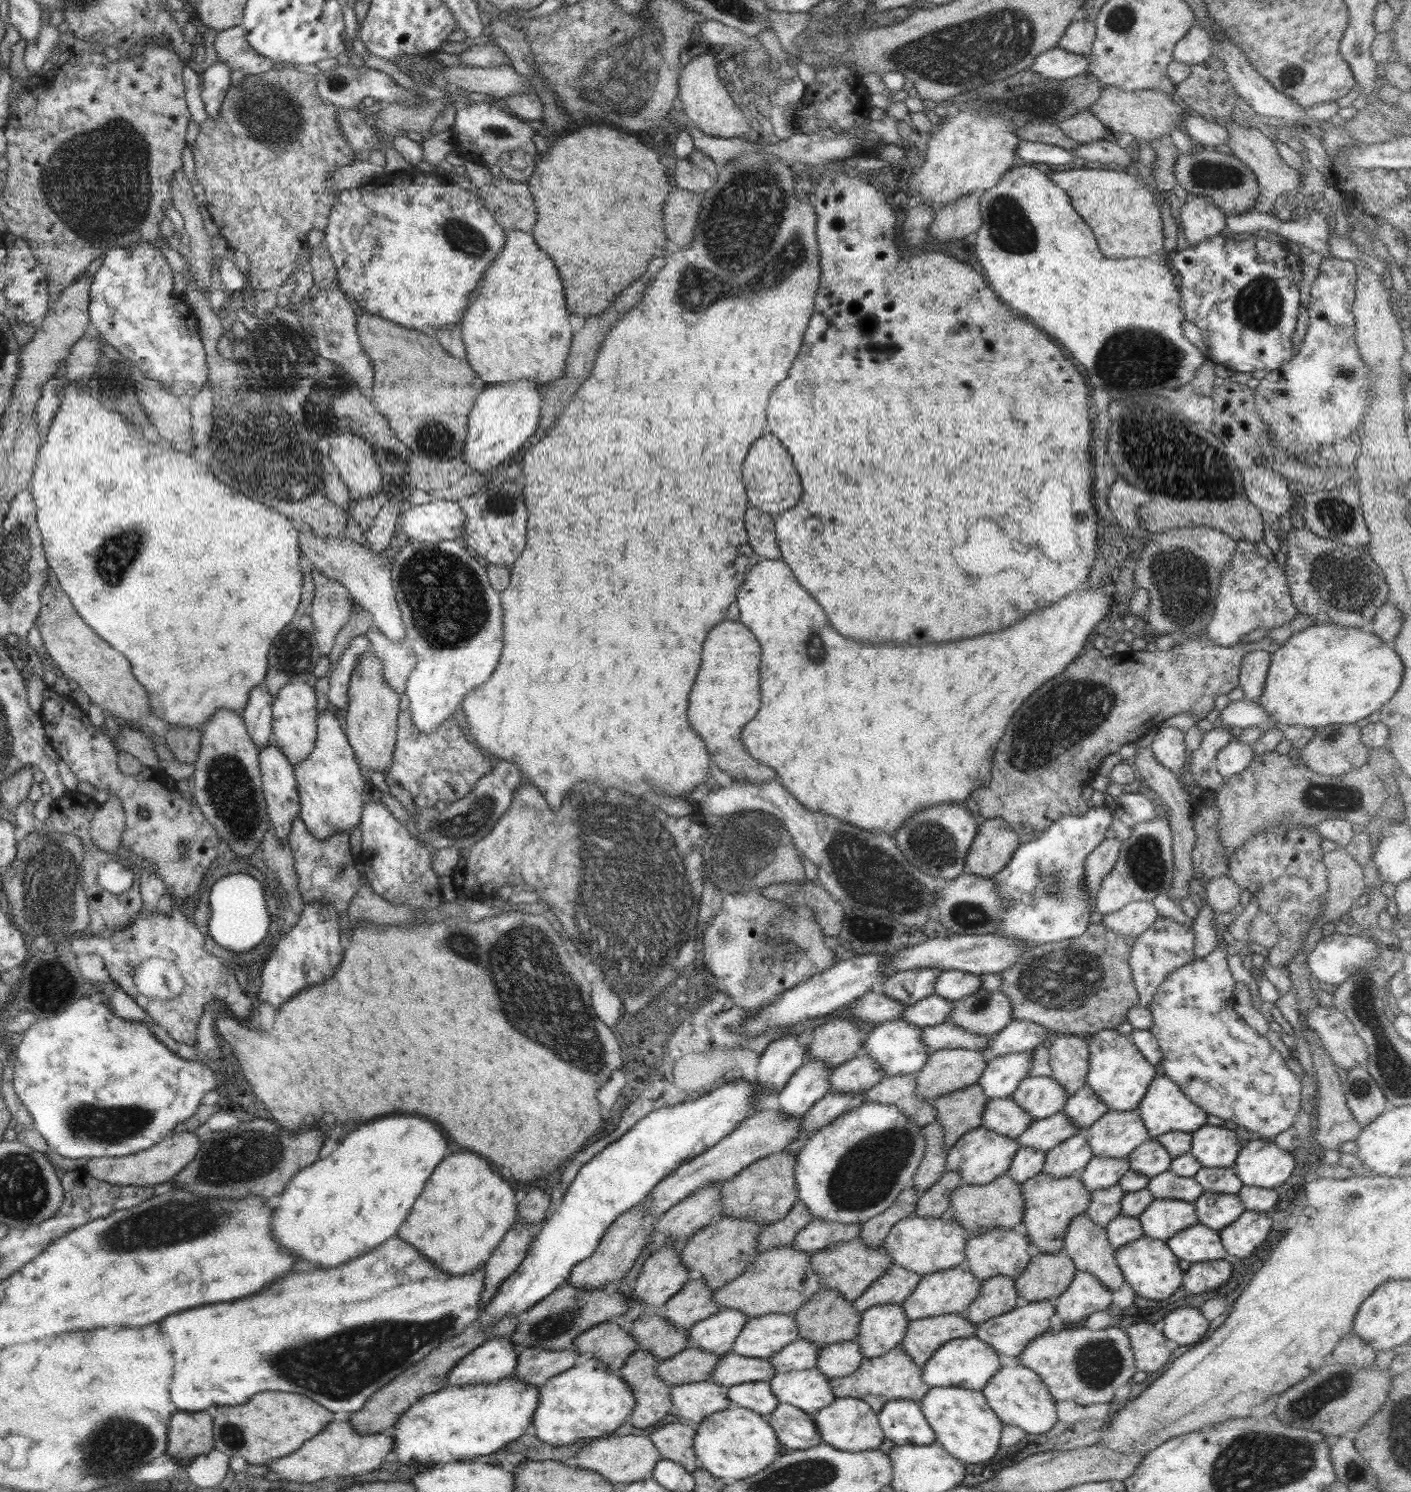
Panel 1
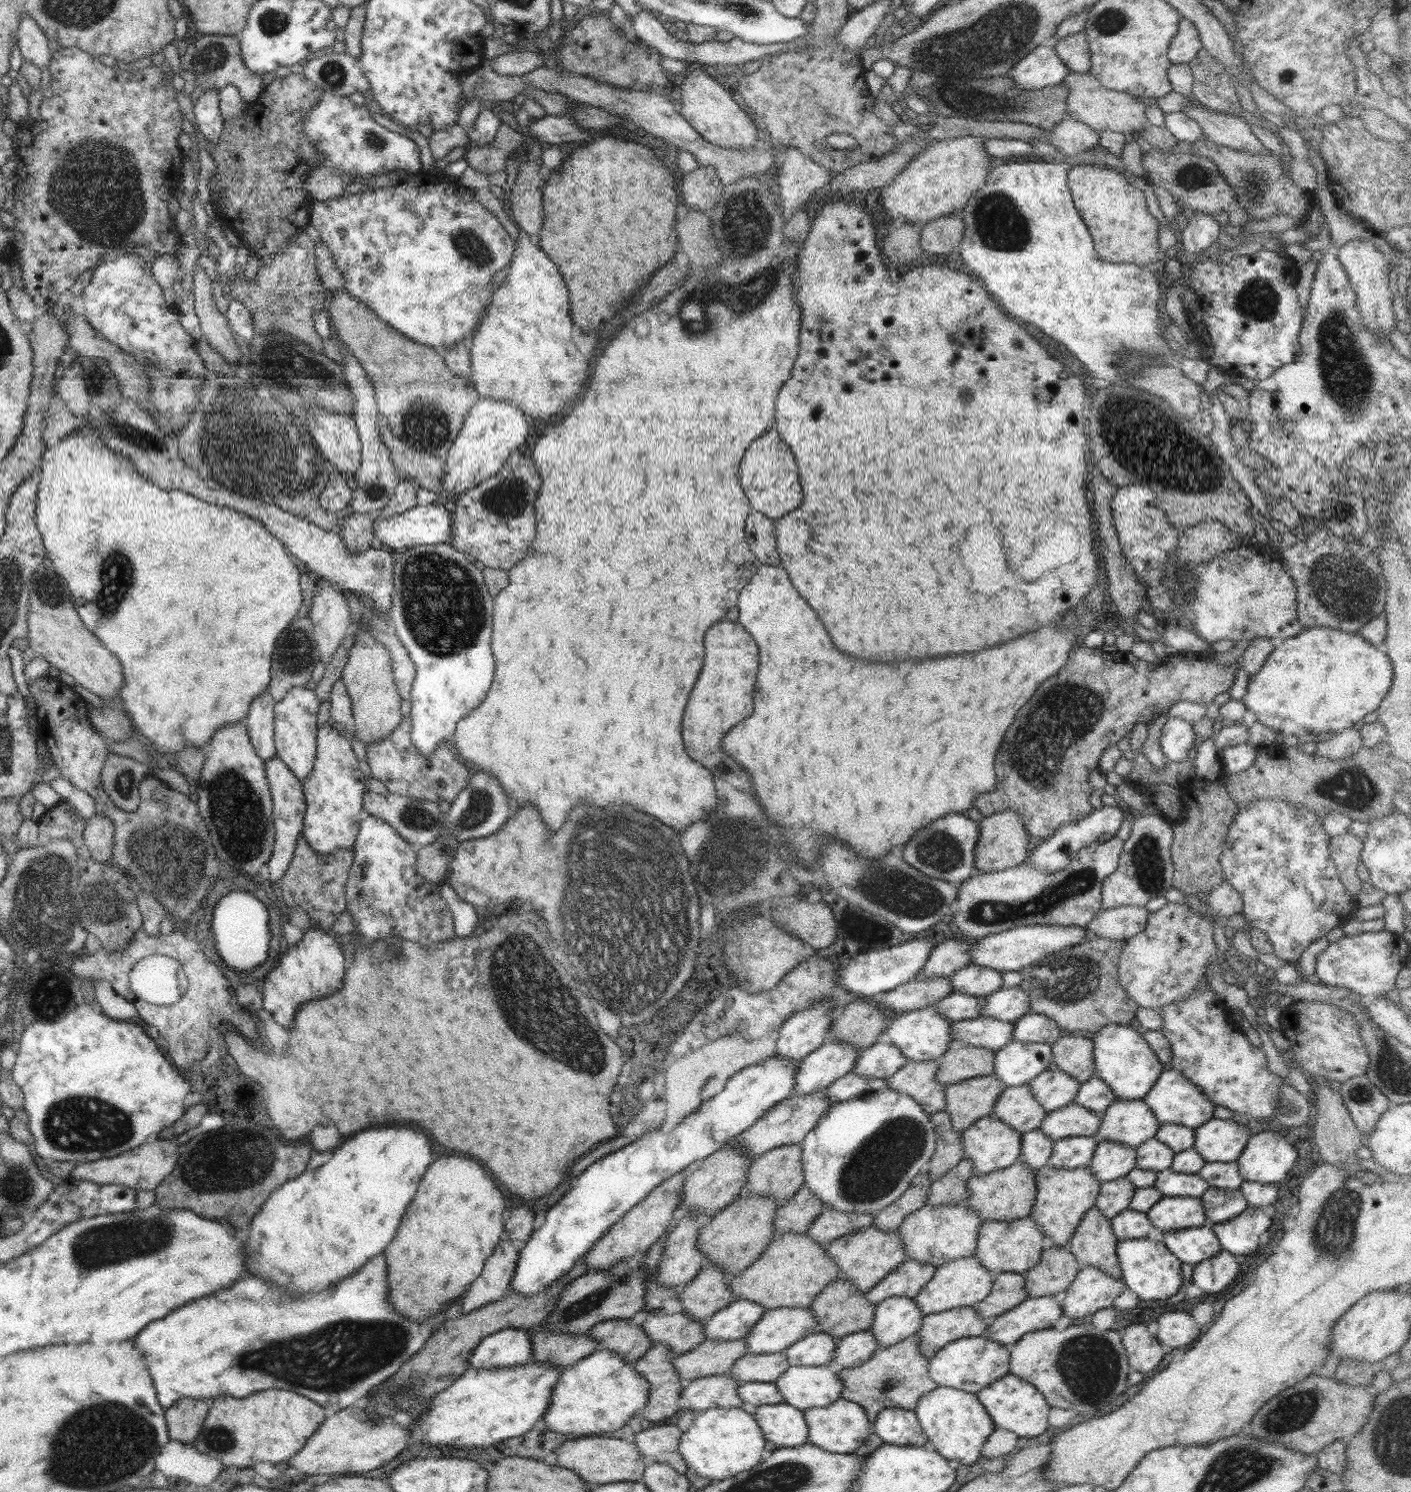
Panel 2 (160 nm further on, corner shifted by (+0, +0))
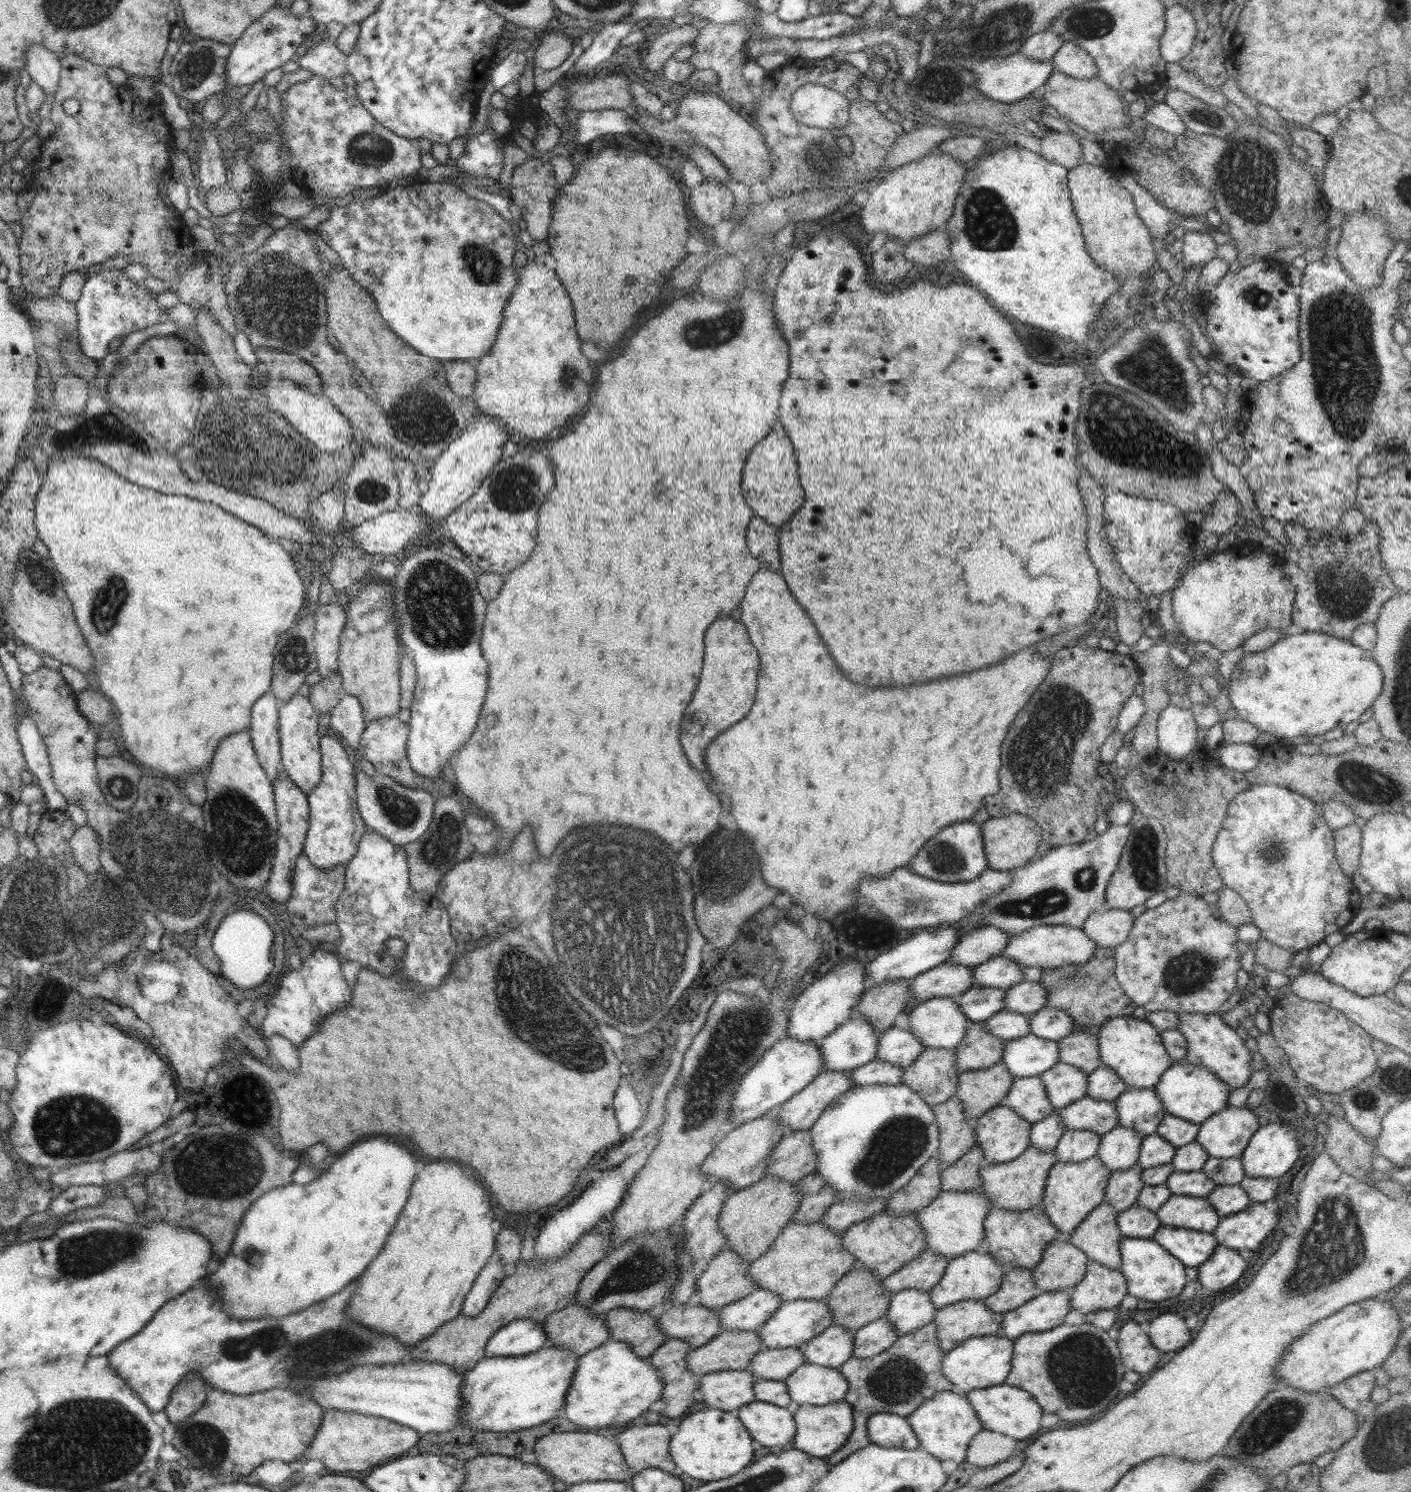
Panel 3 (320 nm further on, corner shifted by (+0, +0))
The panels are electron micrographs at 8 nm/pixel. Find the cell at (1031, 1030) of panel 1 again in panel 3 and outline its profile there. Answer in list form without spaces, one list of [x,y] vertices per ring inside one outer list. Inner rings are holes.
[[[1043,1007],[1029,1017],[1030,1032],[1034,1036],[1057,1043],[1074,1032],[1073,1024],[1072,1017],[1058,1008]]]

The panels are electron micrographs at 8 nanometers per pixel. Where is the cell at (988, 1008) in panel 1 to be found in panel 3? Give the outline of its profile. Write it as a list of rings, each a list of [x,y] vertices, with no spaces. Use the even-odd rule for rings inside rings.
[[[1022,981],[1004,991],[1004,1009],[1032,1015],[1046,1005],[1046,990],[1040,982]]]

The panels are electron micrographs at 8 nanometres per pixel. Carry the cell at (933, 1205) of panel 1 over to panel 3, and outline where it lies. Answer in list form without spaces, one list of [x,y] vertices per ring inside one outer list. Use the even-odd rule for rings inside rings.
[[[974,1145],[956,1162],[946,1164],[941,1171],[942,1191],[976,1191],[983,1184],[979,1172],[986,1162],[980,1145]]]

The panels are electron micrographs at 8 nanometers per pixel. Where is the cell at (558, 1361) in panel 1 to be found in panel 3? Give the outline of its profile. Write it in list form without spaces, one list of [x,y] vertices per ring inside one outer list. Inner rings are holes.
[[[570,1303],[566,1308],[551,1312],[543,1322],[547,1345],[570,1349],[578,1356],[611,1340],[604,1316],[596,1316],[580,1303]]]

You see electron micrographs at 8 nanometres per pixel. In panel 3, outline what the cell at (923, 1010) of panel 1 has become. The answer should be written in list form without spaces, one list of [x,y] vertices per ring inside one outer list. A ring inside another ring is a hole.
[[[976,984],[955,998],[955,1001],[970,1023],[982,1023],[1005,1010],[1004,991],[998,990],[998,988],[982,988]]]

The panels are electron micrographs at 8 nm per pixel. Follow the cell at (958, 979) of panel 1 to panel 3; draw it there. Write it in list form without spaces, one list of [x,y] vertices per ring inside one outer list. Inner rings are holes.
[[[999,955],[972,968],[972,975],[975,976],[976,986],[1008,991],[1023,981],[1024,966]]]

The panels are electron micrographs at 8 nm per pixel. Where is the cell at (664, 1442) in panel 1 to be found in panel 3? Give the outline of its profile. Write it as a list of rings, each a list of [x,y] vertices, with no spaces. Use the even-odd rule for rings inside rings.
[[[650,1424],[627,1427],[615,1440],[632,1475],[652,1468],[679,1476],[683,1473],[670,1456],[670,1438],[668,1428]]]

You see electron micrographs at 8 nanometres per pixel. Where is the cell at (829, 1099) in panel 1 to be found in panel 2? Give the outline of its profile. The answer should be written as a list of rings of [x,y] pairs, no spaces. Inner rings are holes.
[[[846,1074],[842,1078],[834,1081],[827,1089],[826,1094],[830,1104],[836,1104],[856,1098],[864,1093],[882,1091],[887,1088],[884,1080],[872,1080],[872,1078],[858,1078],[858,1074]]]

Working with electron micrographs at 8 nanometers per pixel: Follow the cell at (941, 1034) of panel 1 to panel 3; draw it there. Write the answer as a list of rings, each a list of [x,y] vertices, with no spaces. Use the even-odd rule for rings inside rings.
[[[1000,1011],[992,1018],[984,1020],[984,1026],[998,1038],[1009,1041],[1029,1035],[1029,1015],[1018,1014],[1017,1012]]]

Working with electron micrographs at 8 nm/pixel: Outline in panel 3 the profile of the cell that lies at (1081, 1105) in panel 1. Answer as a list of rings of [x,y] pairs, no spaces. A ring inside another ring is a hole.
[[[1101,1065],[1096,1068],[1088,1079],[1087,1095],[1096,1100],[1114,1102],[1129,1086],[1118,1077],[1112,1068]]]

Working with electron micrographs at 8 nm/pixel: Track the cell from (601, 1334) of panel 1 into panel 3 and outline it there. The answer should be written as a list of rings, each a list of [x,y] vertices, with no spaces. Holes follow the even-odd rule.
[[[615,1308],[604,1315],[605,1323],[611,1332],[611,1340],[624,1341],[641,1358],[647,1360],[650,1355],[668,1338],[659,1327],[658,1317],[647,1312],[631,1308]]]

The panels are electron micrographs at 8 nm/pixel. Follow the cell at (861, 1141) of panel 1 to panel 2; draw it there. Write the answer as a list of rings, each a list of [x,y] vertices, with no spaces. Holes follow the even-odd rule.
[[[888,1088],[830,1105],[816,1126],[800,1143],[805,1184],[822,1202],[836,1212],[862,1212],[875,1216],[890,1206],[910,1186],[912,1179],[926,1170],[935,1153],[935,1128],[931,1117],[911,1097]]]

